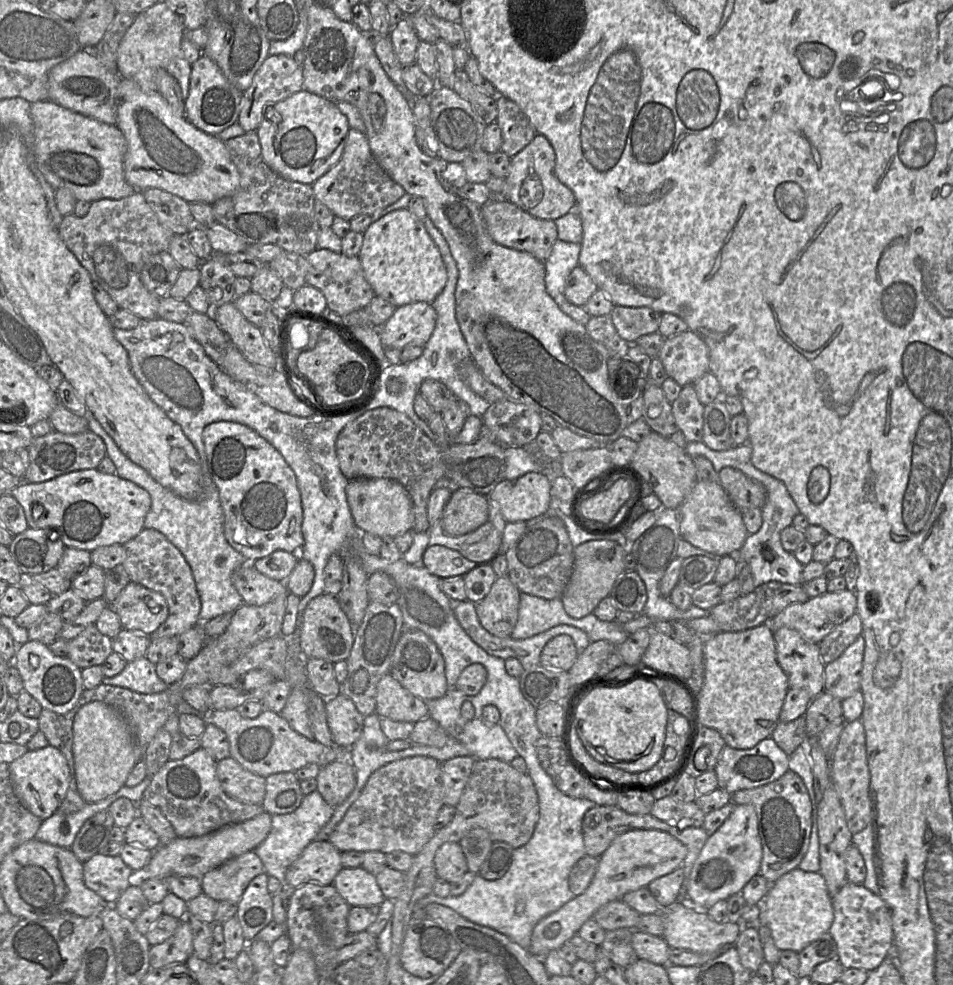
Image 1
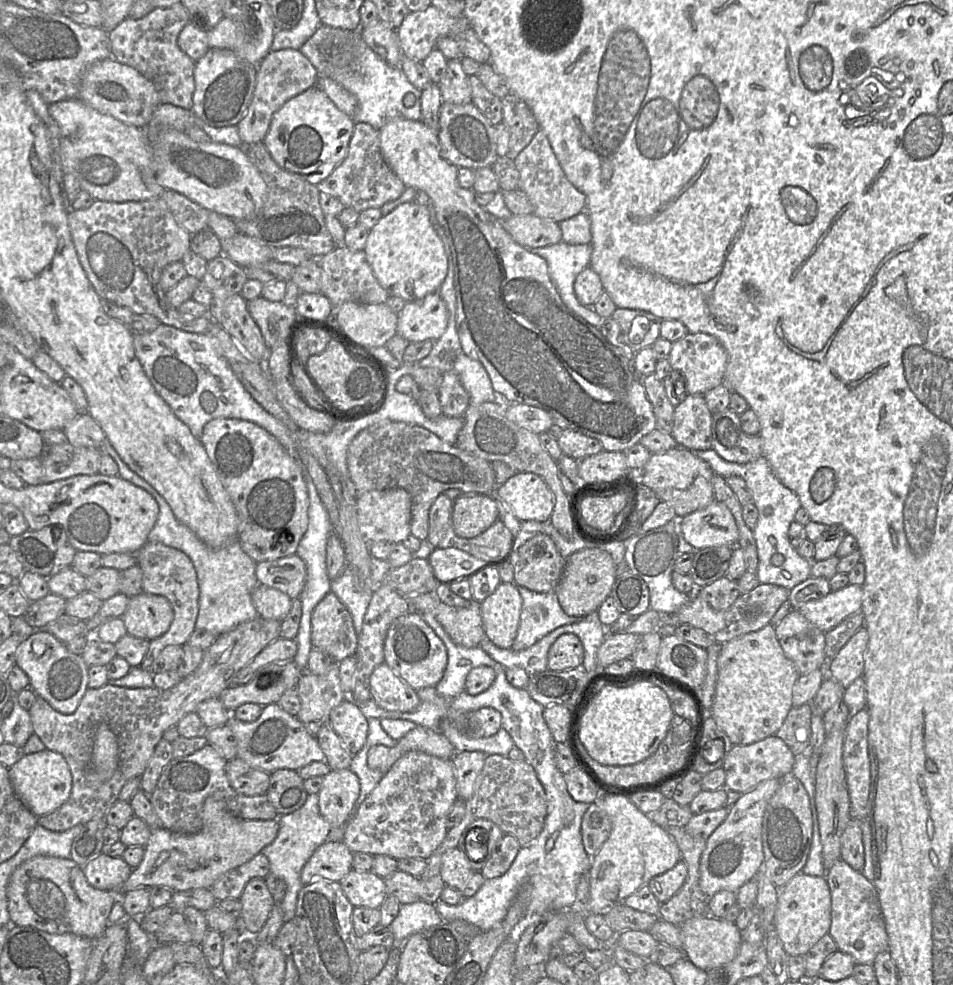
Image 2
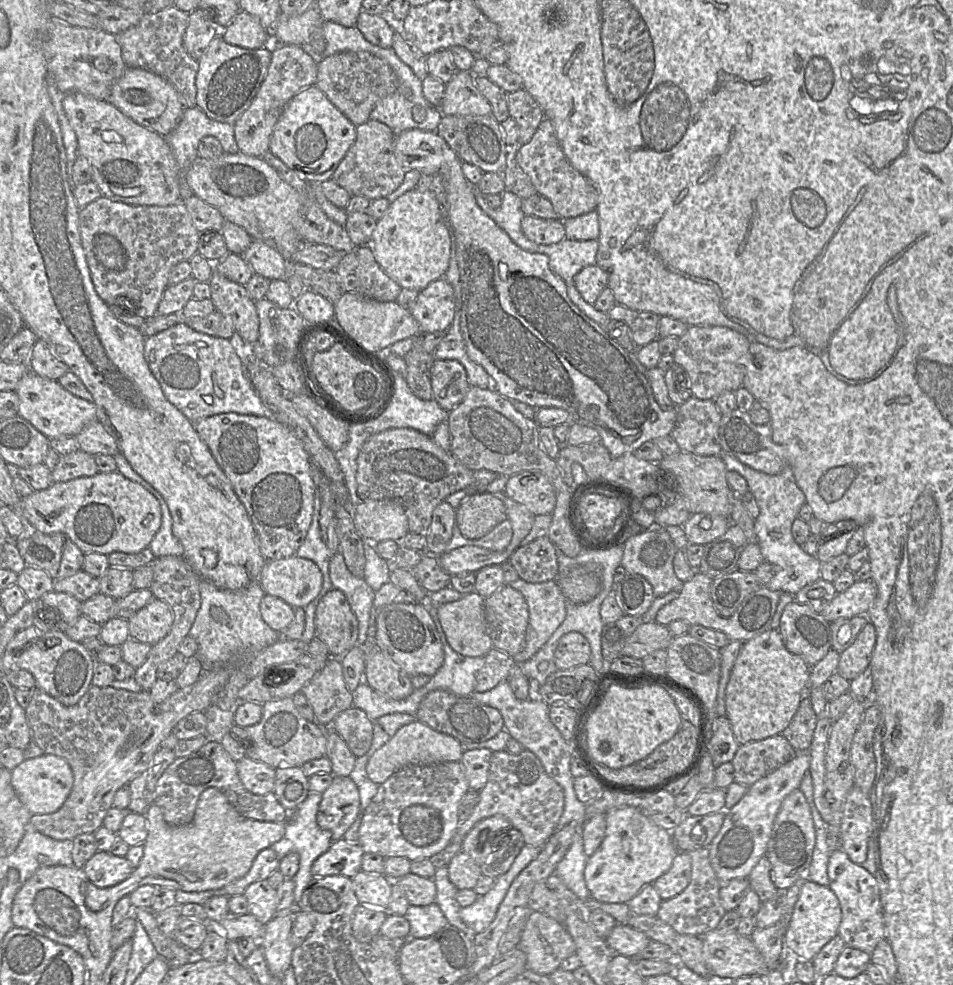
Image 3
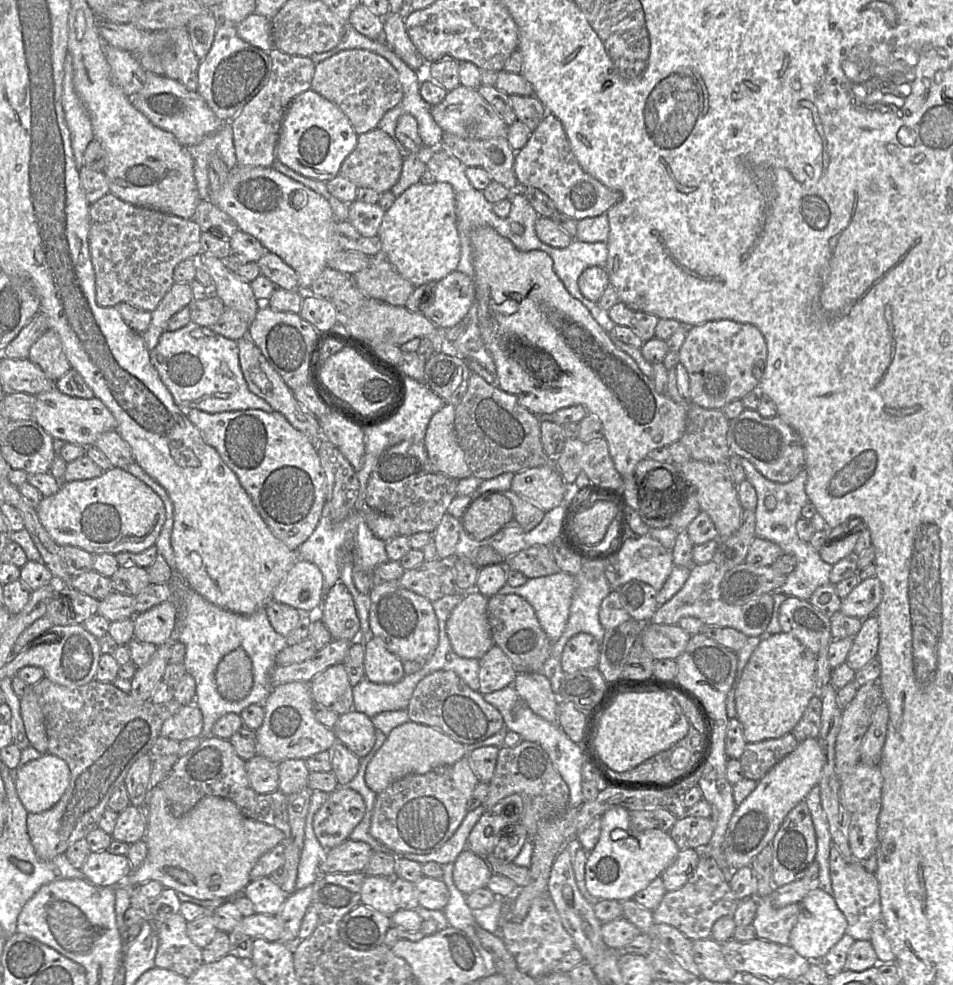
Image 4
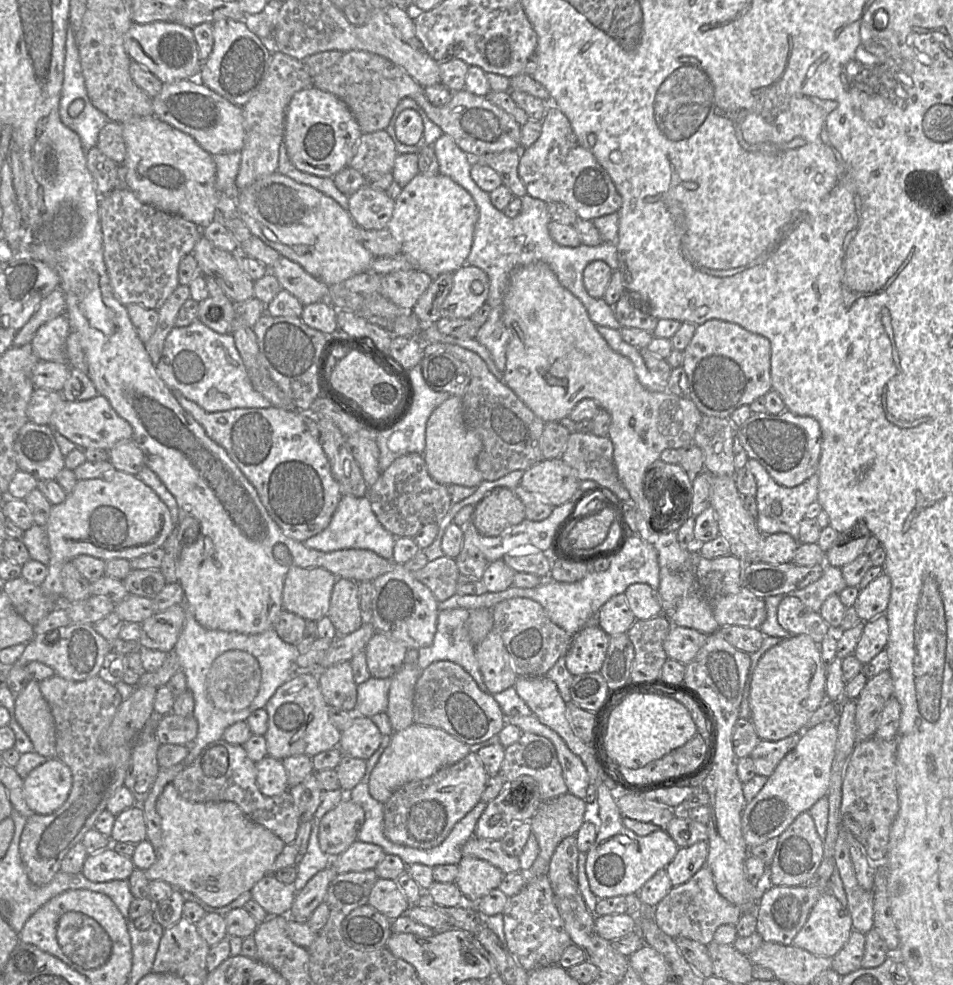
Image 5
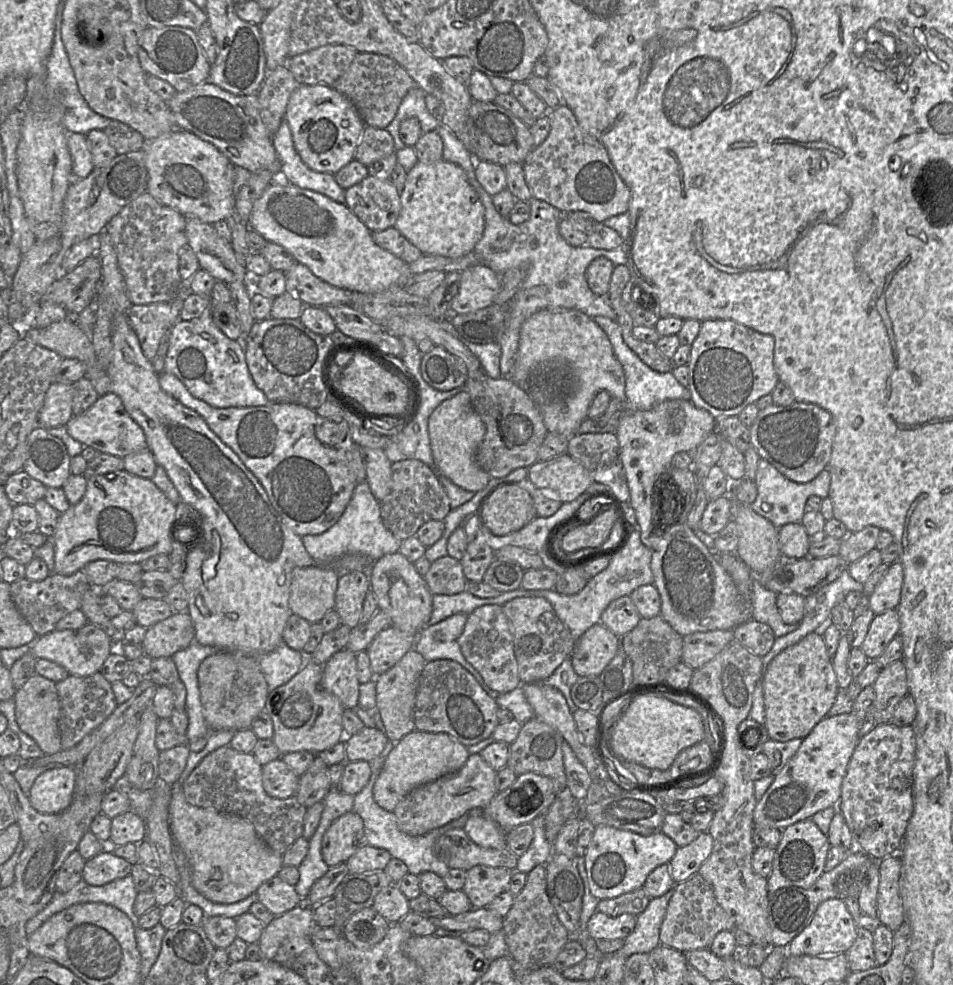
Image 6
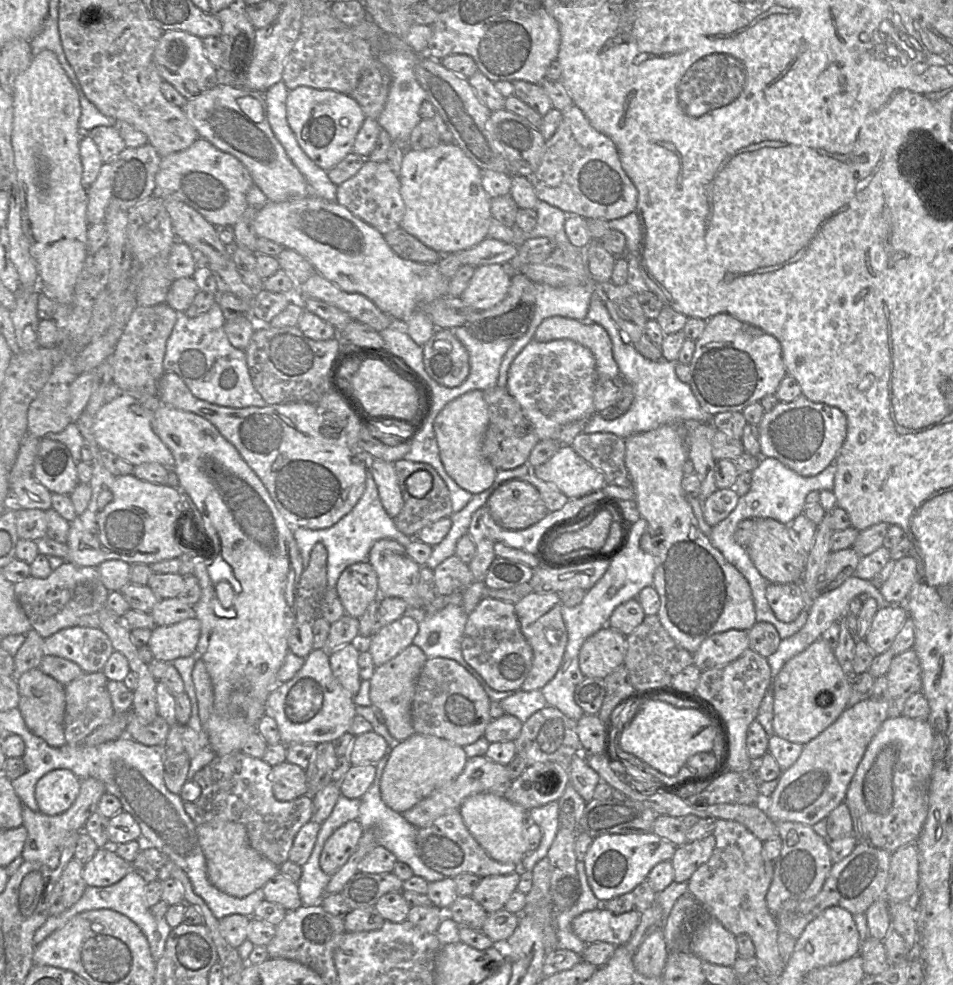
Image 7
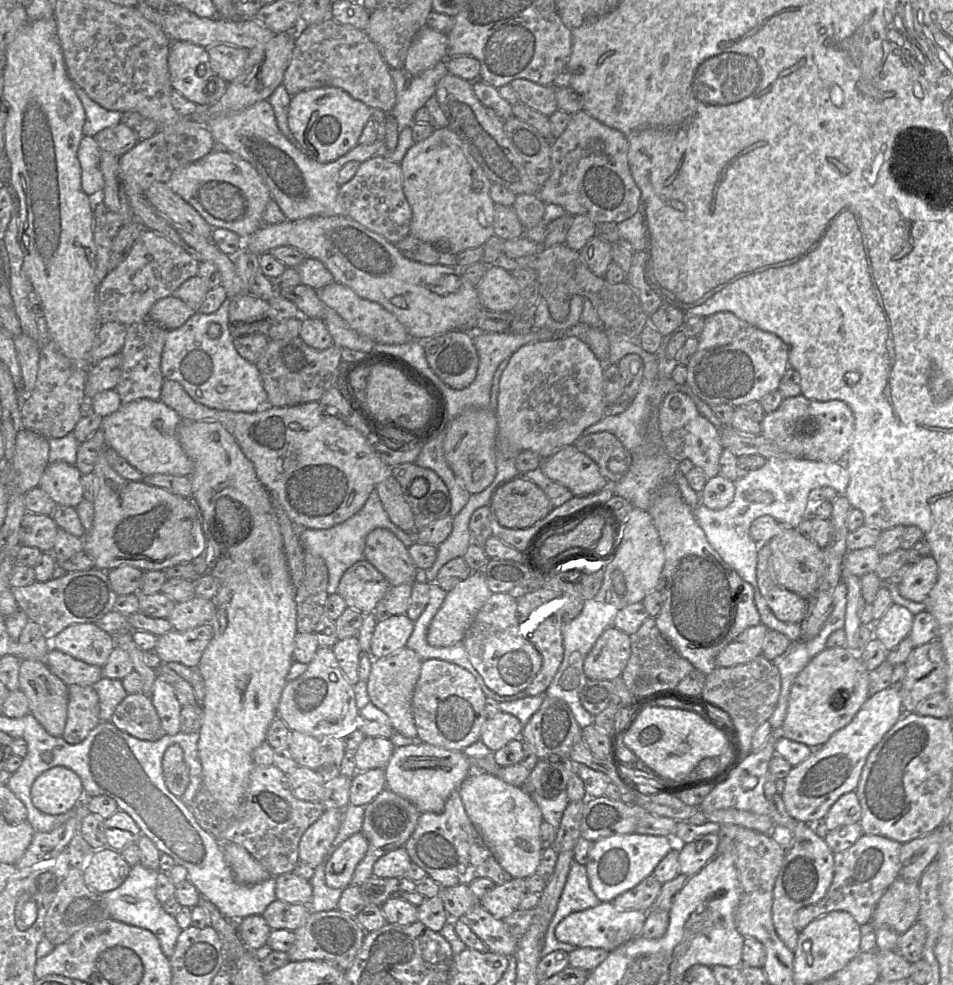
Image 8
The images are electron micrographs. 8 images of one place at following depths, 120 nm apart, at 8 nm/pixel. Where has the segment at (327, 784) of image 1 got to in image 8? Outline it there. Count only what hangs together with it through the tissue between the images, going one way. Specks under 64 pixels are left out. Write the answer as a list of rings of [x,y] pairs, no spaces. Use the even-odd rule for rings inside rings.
[[[362,832],[353,834],[337,847],[331,846],[326,854],[326,884],[337,889],[350,885],[354,870],[365,856],[367,848],[368,842]]]

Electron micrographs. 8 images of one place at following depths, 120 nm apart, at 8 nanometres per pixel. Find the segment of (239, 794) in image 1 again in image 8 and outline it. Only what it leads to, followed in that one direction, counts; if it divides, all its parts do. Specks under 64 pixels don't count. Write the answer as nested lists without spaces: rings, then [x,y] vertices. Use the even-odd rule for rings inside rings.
[[[297,766],[287,774],[287,781],[296,798],[305,801],[322,801],[325,782],[316,769]]]

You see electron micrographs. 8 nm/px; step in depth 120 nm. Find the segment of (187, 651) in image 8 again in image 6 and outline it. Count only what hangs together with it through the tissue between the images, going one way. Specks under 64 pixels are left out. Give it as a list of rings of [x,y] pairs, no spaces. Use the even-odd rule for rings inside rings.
[[[174,612],[170,617],[147,628],[142,646],[145,654],[155,659],[172,657],[194,640],[194,625],[188,612]]]

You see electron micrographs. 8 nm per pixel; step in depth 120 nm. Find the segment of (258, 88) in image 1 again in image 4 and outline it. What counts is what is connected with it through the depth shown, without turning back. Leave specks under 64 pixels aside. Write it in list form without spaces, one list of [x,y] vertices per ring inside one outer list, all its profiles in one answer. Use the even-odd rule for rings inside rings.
[[[272,48],[269,56],[272,68],[266,85],[230,121],[238,166],[273,166],[281,127],[288,107],[296,96],[311,89],[316,64],[310,57],[290,55],[277,48]]]

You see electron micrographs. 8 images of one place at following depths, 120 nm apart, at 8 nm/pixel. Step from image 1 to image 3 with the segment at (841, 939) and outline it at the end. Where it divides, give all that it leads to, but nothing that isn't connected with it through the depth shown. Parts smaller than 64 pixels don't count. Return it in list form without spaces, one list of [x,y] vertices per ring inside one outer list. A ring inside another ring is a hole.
[[[833,848],[828,861],[829,887],[836,895],[841,908],[838,935],[846,946],[872,954],[878,942],[885,938],[883,910],[876,878],[862,865],[853,863],[840,848]]]

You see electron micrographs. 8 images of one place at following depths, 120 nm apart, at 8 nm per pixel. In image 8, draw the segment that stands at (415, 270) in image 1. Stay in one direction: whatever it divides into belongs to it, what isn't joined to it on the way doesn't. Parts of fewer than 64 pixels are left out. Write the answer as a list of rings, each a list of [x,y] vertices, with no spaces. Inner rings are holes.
[[[448,127],[435,128],[423,141],[415,142],[399,163],[403,192],[412,210],[410,235],[423,242],[439,245],[455,255],[469,248],[482,246],[494,233],[494,205],[490,197],[492,182],[471,156],[468,147]]]

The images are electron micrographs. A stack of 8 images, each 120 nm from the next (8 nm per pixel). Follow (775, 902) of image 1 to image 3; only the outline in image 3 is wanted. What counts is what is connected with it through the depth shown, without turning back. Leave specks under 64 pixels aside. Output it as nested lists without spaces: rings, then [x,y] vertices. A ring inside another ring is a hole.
[[[806,880],[784,935],[785,951],[796,959],[812,960],[821,948],[838,934],[841,918],[839,901],[830,887]]]

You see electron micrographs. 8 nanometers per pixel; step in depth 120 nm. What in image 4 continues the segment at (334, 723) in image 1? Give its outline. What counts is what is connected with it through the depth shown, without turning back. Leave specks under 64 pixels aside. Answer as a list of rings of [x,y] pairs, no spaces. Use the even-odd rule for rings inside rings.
[[[354,709],[341,714],[333,730],[337,740],[359,758],[365,757],[376,742],[372,719]]]

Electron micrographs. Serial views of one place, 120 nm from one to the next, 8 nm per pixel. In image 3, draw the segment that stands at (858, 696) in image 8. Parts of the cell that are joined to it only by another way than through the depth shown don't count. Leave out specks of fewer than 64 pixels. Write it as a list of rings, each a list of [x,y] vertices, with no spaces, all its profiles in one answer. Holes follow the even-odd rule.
[[[769,628],[743,643],[726,687],[725,709],[740,745],[781,734],[808,693],[811,667],[784,645],[778,630]]]

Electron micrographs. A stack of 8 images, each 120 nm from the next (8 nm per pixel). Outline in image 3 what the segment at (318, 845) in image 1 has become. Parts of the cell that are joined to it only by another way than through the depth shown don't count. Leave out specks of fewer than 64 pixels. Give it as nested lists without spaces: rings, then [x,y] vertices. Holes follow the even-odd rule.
[[[343,838],[331,843],[326,852],[312,864],[313,877],[344,876],[353,877],[360,871],[360,862],[364,855],[359,844],[351,844]]]

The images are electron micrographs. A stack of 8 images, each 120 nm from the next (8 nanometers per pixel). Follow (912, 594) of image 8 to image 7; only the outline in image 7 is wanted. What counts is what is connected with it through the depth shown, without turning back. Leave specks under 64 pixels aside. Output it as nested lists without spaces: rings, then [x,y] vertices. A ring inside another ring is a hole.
[[[907,556],[897,560],[880,592],[891,603],[904,604],[917,579],[917,575],[918,562],[914,556]]]

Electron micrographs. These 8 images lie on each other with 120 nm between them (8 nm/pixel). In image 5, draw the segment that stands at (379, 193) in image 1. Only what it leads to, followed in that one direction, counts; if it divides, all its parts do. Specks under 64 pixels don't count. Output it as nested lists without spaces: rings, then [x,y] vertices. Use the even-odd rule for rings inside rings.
[[[384,130],[362,133],[349,166],[366,175],[392,172],[398,155],[394,142]]]

